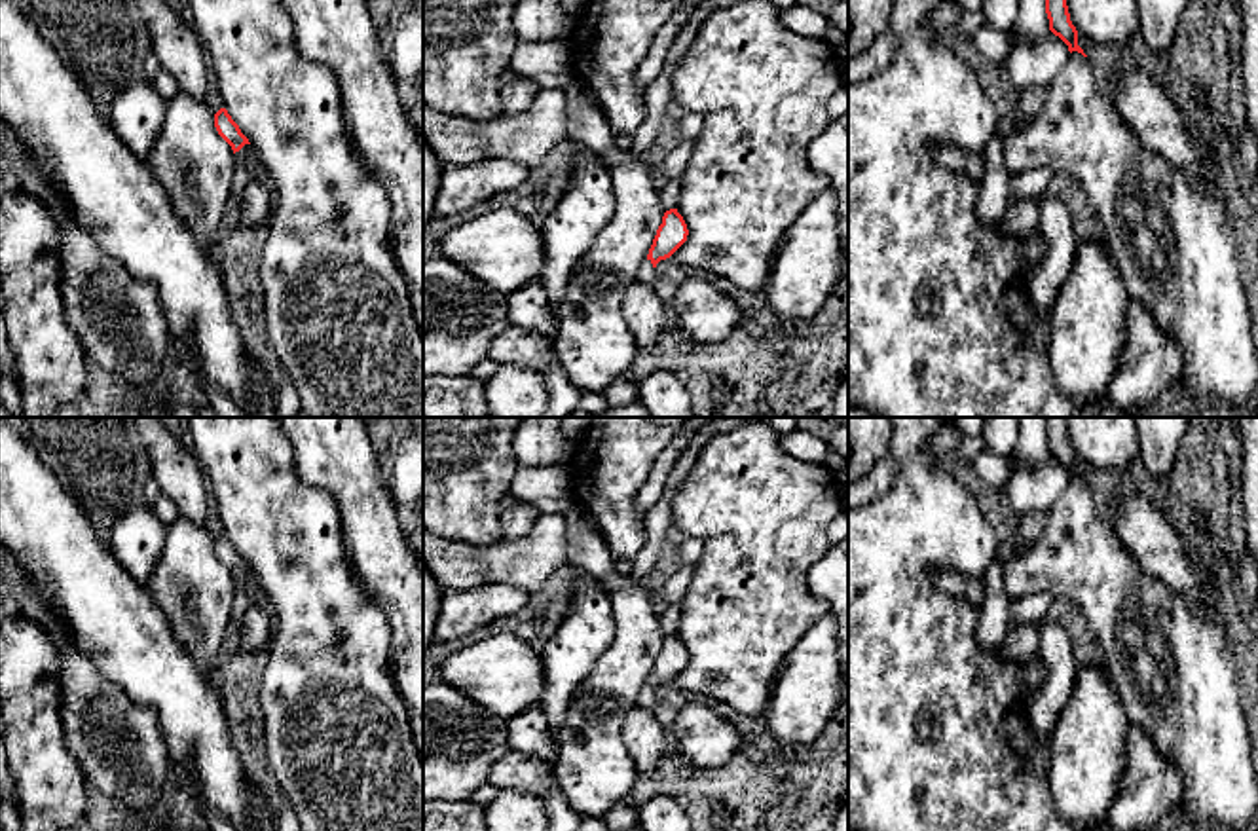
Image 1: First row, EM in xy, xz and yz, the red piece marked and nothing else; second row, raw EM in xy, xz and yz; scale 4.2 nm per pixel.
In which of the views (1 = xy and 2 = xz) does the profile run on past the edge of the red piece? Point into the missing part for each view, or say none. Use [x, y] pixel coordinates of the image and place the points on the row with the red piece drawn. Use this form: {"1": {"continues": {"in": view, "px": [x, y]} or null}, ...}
{"1": {"continues": null}, "2": {"continues": {"in": "xz", "px": [646, 274]}}}

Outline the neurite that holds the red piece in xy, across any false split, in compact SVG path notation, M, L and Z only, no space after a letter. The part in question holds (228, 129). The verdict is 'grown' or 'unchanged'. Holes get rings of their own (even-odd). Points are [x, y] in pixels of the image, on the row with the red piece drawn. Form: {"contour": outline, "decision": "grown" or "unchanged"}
{"contour": "M220 108L214 114L214 127L218 135L231 146L233 154L239 152L245 144L250 144L226 108Z", "decision": "unchanged"}

